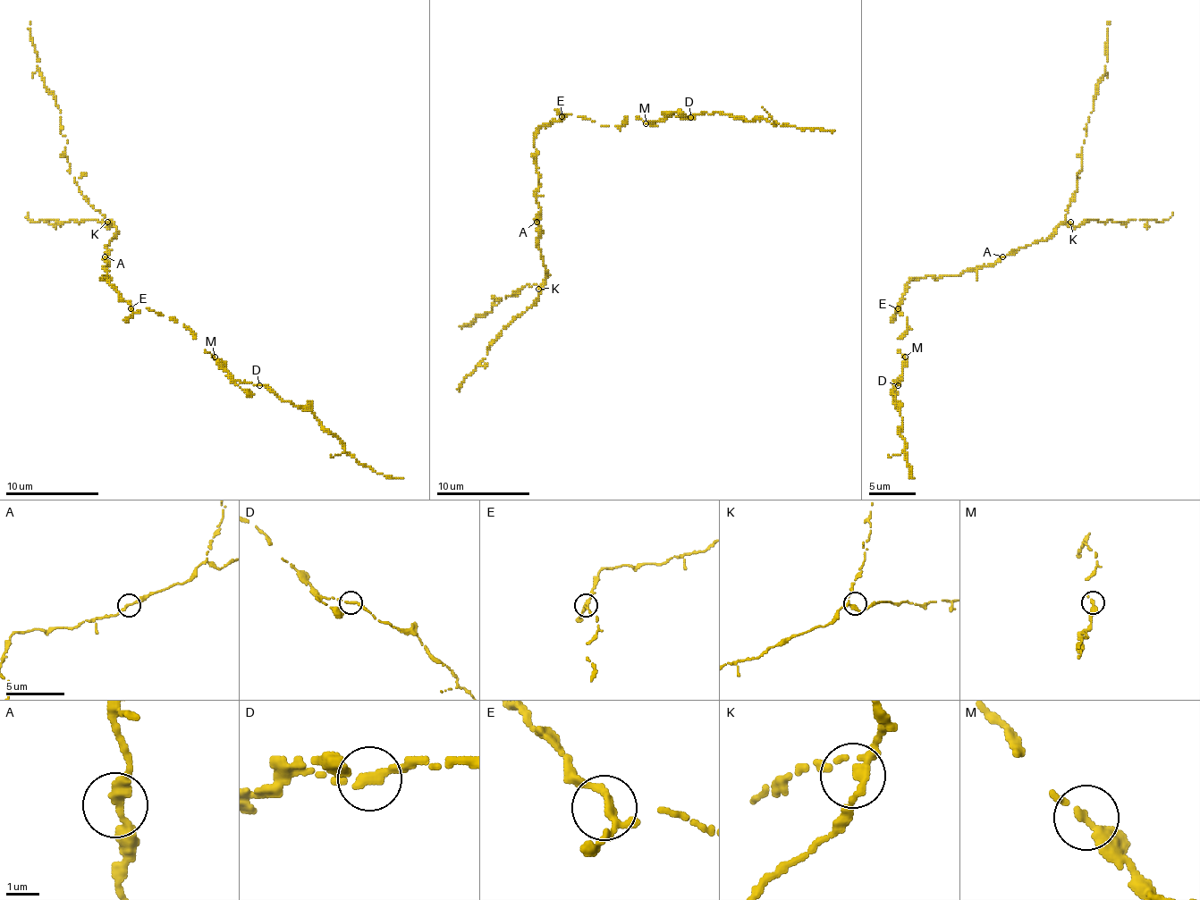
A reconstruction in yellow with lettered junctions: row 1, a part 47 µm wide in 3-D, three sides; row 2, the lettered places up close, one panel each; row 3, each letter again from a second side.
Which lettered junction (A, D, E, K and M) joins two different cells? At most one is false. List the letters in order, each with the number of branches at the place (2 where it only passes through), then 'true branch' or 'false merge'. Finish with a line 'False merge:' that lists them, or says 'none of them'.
A: 2 branches meet; true branch
D: 2 branches meet; true branch
E: 2 branches meet; true branch
K: 2 branches meet; true branch
M: 2 branches meet; true branch
False merge: none of them

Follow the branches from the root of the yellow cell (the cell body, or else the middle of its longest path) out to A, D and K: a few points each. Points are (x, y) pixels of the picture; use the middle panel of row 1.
A: (534, 145), (538, 174), (536, 200), (541, 210), (541, 216), (536, 222)
D: (534, 145), (543, 126), (566, 114), (601, 126), (620, 126), (627, 116), (646, 123), (666, 114), (690, 116)
K: (534, 145), (538, 174), (536, 200), (541, 210), (538, 249), (548, 273), (545, 281), (538, 289)

